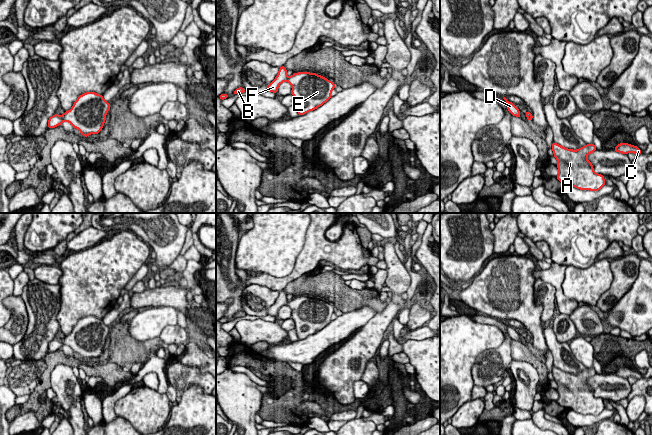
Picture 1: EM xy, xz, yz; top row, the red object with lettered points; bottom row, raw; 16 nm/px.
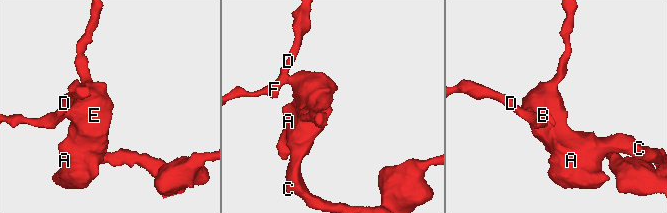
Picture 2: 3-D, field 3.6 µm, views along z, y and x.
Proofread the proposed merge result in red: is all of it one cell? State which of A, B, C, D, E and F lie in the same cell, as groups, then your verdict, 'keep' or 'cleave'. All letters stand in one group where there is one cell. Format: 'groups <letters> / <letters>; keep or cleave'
groups A C E / B D F; cleave

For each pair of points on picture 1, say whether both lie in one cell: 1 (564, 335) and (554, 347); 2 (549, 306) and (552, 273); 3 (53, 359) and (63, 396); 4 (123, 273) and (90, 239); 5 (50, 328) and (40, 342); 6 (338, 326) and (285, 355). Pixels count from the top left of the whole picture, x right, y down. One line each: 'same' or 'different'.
1: different
2: different
3: different
4: different
5: same
6: same

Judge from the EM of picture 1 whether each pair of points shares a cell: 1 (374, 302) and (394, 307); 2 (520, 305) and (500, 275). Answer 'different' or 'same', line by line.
1: different
2: same

